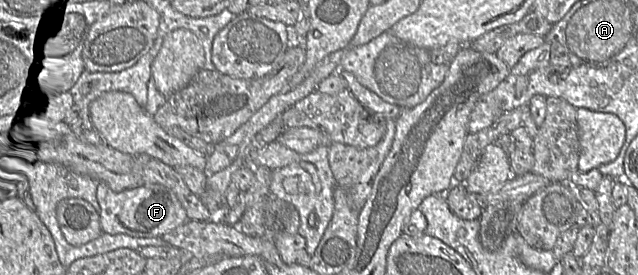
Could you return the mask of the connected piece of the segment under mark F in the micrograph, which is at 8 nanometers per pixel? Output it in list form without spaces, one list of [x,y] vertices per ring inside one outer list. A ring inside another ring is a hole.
[[[99,182],[96,196],[100,206],[101,231],[110,235],[126,234],[134,238],[162,237],[188,221],[186,211],[175,194],[161,185],[143,185],[115,192],[107,184]]]

